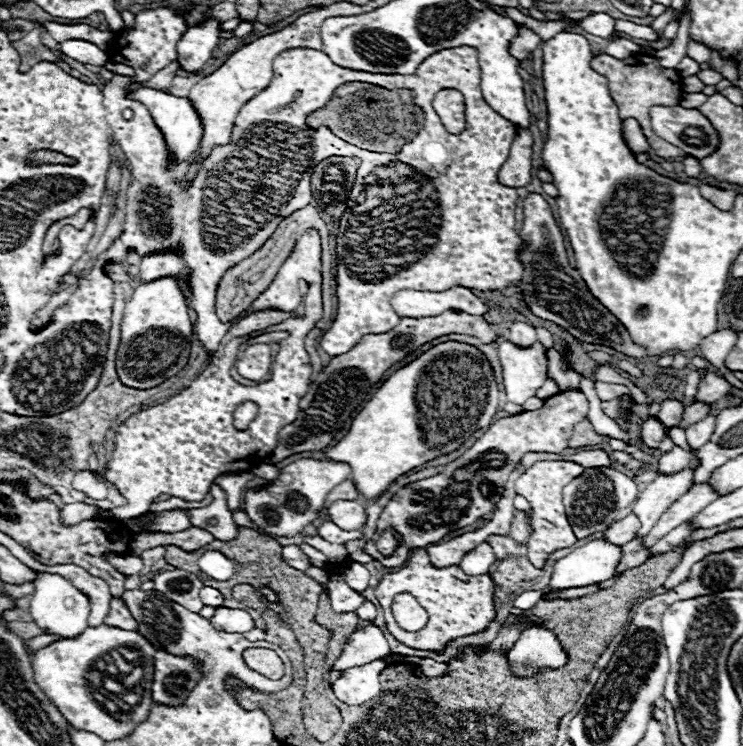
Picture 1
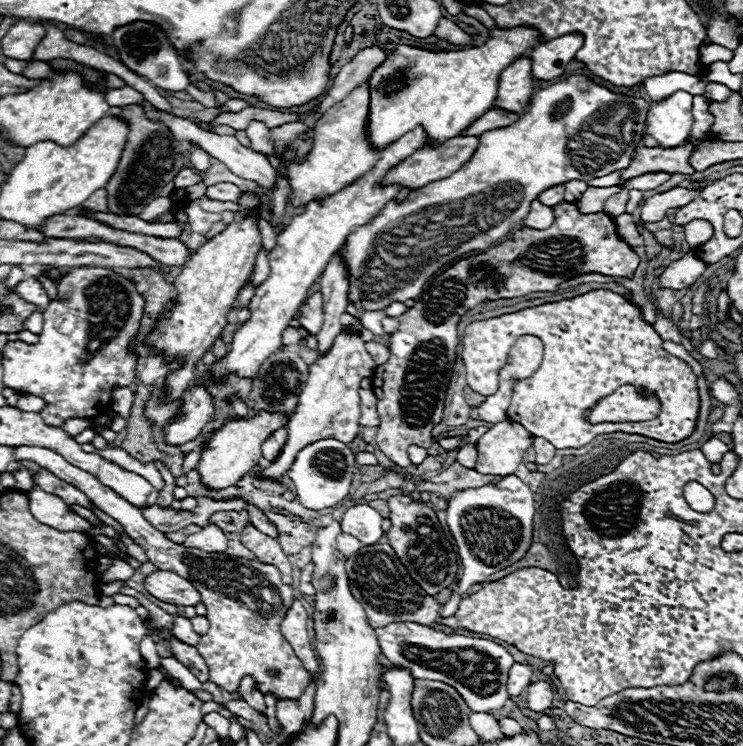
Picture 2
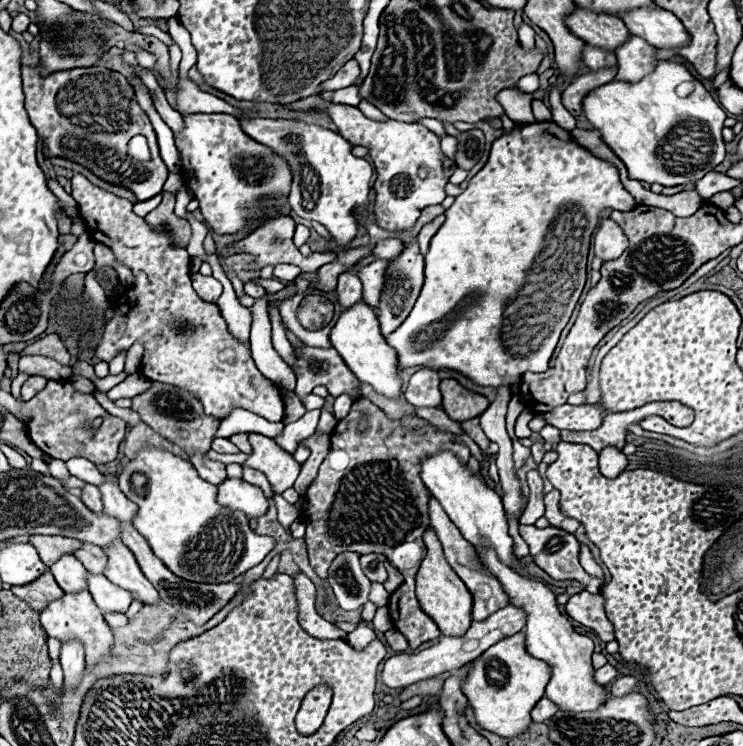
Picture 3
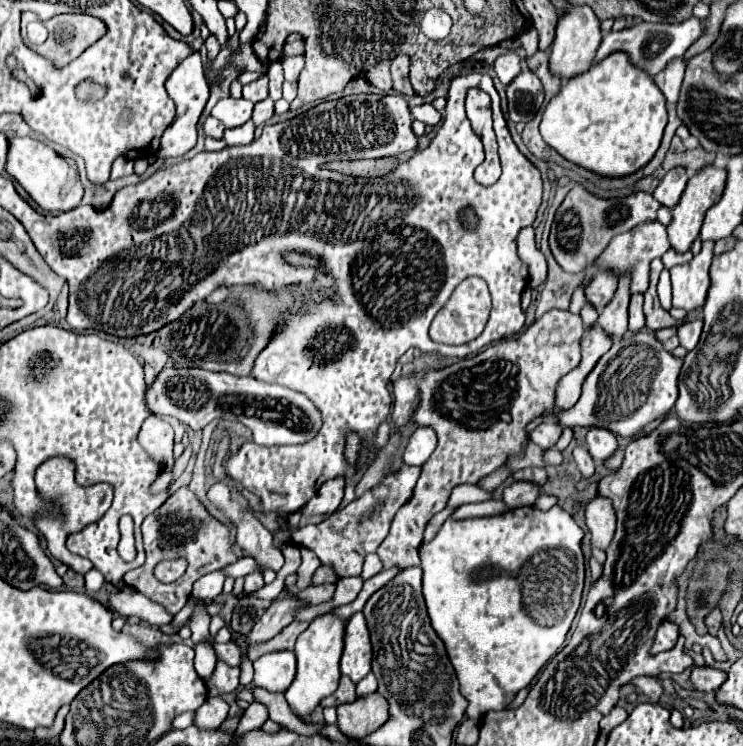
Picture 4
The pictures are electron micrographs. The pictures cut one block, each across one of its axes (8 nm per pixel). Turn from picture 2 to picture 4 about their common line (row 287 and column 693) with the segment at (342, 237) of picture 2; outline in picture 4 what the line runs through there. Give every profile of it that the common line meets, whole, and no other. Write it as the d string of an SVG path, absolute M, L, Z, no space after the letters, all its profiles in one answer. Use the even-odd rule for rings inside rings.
M704 242L702 252L694 256L690 264L682 264L670 270L672 276L672 306L674 308L684 308L686 312L698 310L704 306L708 288L710 288L710 264L714 260L714 242Z

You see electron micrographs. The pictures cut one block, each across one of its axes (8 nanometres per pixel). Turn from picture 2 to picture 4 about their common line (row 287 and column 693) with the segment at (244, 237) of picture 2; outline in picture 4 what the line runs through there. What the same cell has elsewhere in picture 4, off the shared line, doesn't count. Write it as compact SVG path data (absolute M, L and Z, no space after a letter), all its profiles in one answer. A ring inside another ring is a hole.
M706 166L702 168L700 172L696 172L688 184L686 184L686 190L682 192L682 198L678 200L676 206L672 206L672 222L668 224L668 240L672 244L672 248L678 252L678 254L684 254L690 250L692 242L696 240L696 236L700 234L700 226L702 226L702 220L704 220L704 214L710 206L714 206L720 198L722 198L722 192L724 192L724 186L726 186L726 170L724 168L716 168L716 166Z

